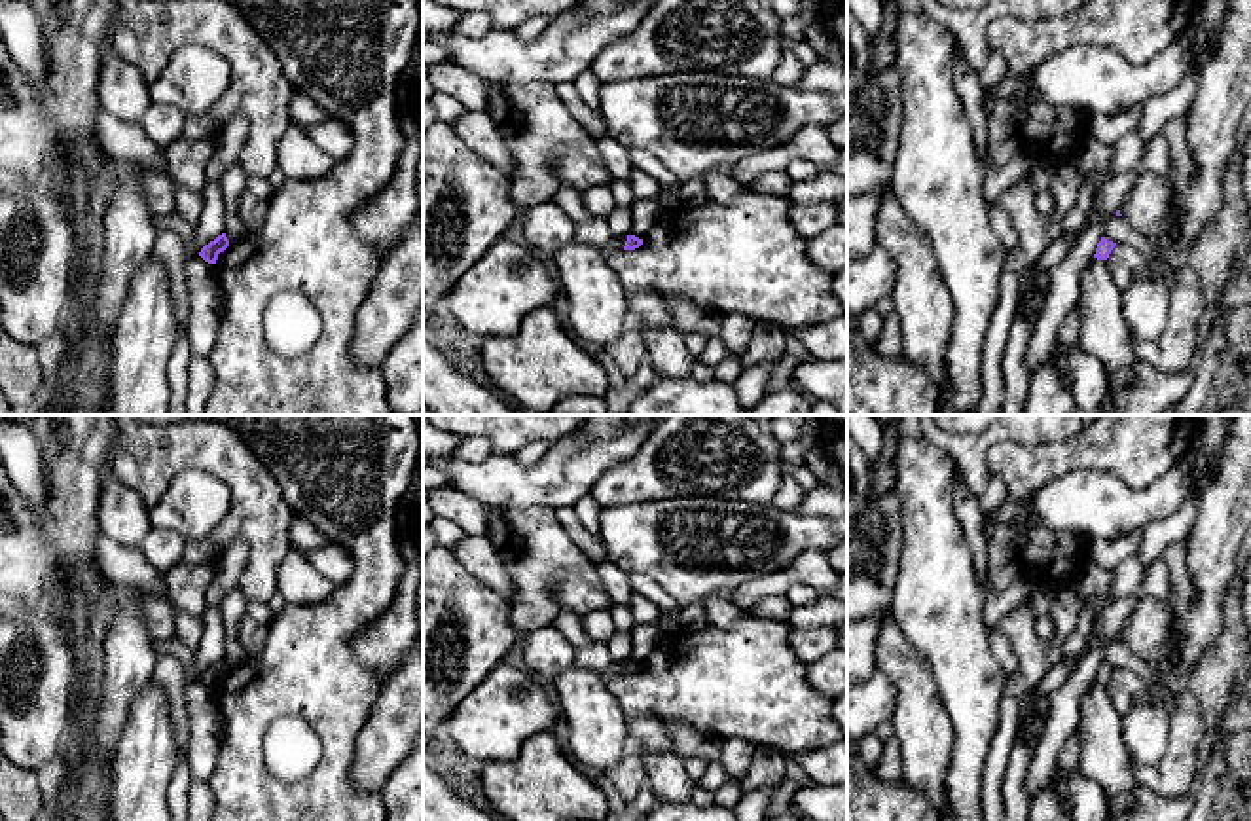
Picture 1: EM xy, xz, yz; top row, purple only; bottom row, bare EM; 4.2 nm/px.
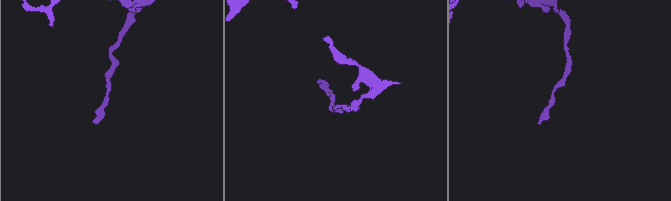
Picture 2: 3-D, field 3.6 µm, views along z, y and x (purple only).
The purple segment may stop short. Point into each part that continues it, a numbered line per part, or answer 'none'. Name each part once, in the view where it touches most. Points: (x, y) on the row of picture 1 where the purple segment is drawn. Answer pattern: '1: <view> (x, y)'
none

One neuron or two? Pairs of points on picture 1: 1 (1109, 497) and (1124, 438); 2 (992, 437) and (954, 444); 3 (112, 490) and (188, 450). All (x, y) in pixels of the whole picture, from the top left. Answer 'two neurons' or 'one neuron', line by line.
1: two neurons
2: one neuron
3: two neurons

